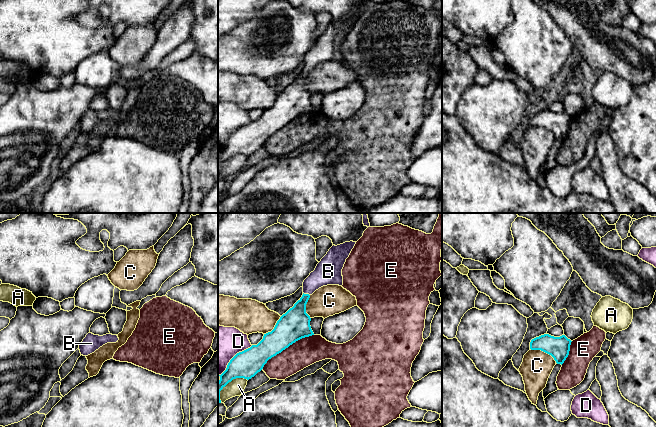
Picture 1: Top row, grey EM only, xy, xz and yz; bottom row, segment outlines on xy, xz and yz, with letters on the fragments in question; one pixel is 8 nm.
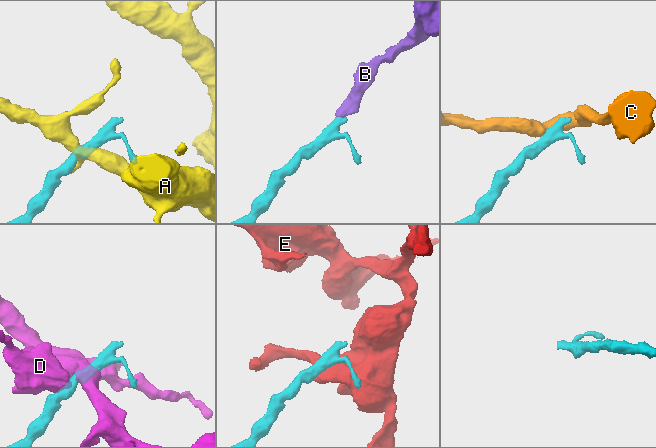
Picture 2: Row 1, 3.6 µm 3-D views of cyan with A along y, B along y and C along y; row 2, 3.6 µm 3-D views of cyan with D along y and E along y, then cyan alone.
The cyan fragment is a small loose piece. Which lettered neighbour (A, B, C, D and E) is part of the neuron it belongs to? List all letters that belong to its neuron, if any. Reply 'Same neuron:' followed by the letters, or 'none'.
Same neuron: B

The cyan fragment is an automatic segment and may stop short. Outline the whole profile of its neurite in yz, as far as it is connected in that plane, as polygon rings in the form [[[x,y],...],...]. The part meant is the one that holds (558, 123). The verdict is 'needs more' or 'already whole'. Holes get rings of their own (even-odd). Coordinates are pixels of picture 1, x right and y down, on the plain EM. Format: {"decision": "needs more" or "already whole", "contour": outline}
{"decision": "already whole", "contour": [[[544,110],[531,116],[530,125],[541,126],[551,131],[557,140],[562,141],[569,131],[571,118],[565,111],[554,113]]]}

